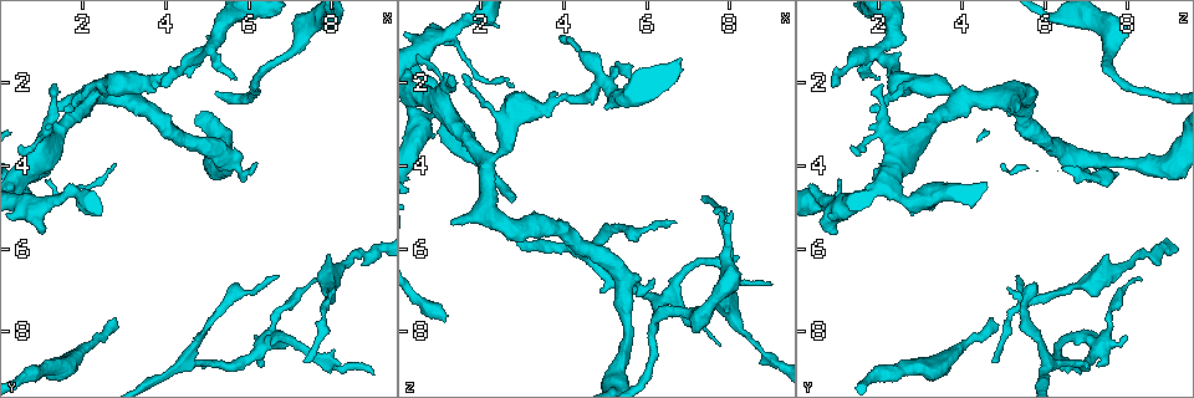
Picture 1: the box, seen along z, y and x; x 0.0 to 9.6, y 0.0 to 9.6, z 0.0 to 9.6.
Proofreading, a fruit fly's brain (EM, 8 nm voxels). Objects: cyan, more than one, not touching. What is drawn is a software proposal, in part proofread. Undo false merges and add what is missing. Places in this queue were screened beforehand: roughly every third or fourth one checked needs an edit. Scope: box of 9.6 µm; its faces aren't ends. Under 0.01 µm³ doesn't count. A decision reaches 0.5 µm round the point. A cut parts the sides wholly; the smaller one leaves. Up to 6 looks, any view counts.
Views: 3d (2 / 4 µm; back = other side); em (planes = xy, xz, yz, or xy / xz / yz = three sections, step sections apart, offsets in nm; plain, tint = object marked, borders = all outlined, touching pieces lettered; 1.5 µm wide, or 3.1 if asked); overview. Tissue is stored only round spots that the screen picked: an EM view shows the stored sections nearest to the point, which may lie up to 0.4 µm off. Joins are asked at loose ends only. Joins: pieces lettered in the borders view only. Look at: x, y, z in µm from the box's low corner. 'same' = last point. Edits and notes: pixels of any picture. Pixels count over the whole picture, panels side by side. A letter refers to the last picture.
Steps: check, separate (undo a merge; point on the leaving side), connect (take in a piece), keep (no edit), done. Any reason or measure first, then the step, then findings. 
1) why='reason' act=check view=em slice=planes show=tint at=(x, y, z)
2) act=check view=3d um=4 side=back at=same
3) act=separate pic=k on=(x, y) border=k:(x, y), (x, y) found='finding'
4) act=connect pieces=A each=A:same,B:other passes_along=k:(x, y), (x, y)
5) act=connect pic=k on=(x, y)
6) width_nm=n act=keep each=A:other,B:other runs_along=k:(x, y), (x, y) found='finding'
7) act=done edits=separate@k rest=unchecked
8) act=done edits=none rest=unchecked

why='stops while still wide' act=check view=em slice=xy step=4 show=borders at=(1.00, 5.70, 0.90)

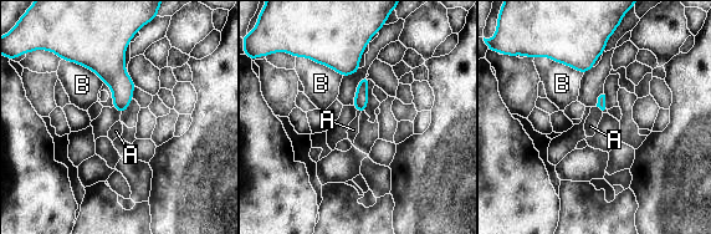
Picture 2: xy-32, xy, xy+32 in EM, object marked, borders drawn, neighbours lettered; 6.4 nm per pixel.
longest_contact=B:320nm act=keep each=A:other,B:other found='no lettered piece goes on from it'

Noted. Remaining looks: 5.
why='free end' act=check view=3d um=2 at=(2.80, 8.00, 4.80)

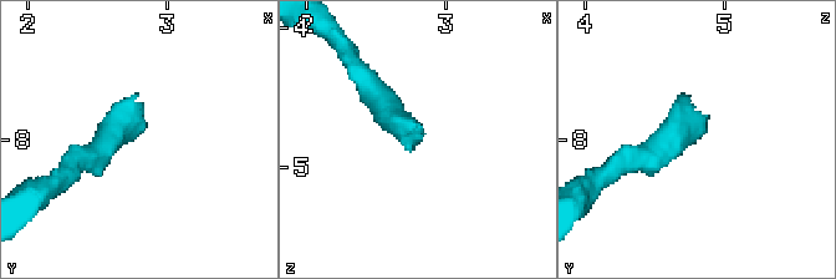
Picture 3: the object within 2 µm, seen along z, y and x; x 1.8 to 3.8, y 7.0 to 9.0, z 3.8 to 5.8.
why='shape alone is not enough' act=check view=em slice=planes show=borders at=(2.80, 7.94, 4.82)

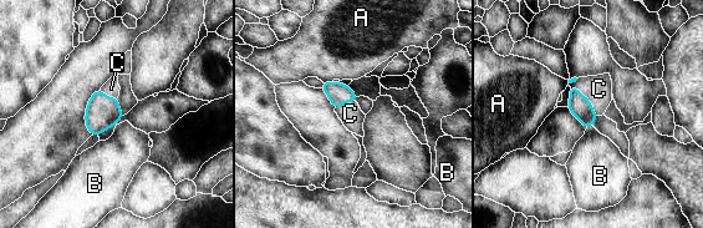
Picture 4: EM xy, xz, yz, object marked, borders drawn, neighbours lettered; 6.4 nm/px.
act=connect pieces=C each=A:other,B:other,C:same passes_along=4:(581, 107), (586, 97), (599, 89) found='the neuron continues'

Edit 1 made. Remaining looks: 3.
why='end of a long branch' act=check view=3d um=4 side=back at=(9.05, 9.10, 6.90)

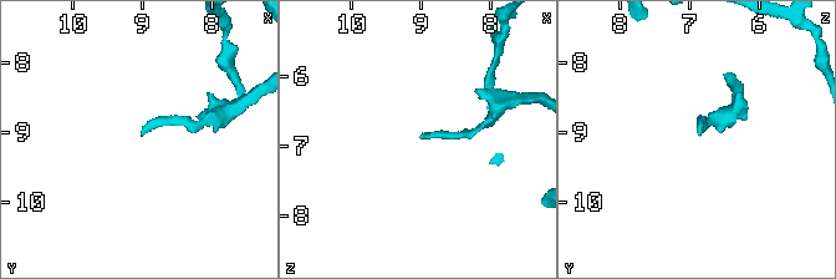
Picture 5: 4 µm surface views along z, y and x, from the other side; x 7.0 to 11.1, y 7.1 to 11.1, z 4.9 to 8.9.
act=check view=em slice=planes show=tint at=(9.00, 9.10, 6.85)

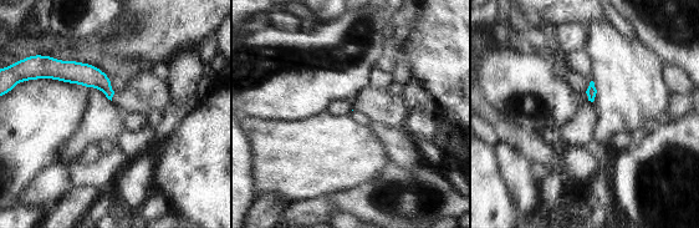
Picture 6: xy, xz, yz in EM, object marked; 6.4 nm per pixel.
why='what lies round it' act=check view=em slice=planes show=borders at=same

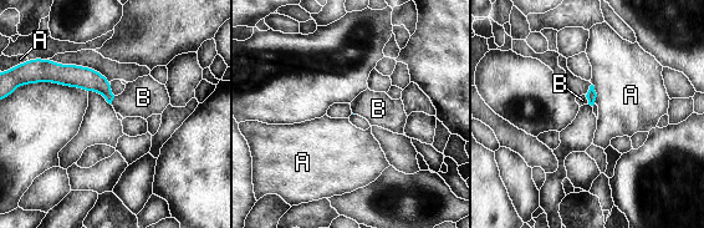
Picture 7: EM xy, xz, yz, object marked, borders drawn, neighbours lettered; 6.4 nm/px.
act=connect pieces=B each=A:other,B:same passes_along=7:(591, 95), (587, 99), (582, 100) found='the neuron continues'

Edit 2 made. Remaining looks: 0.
act=done edits=connect@4,connect@7 rest=unchecked

